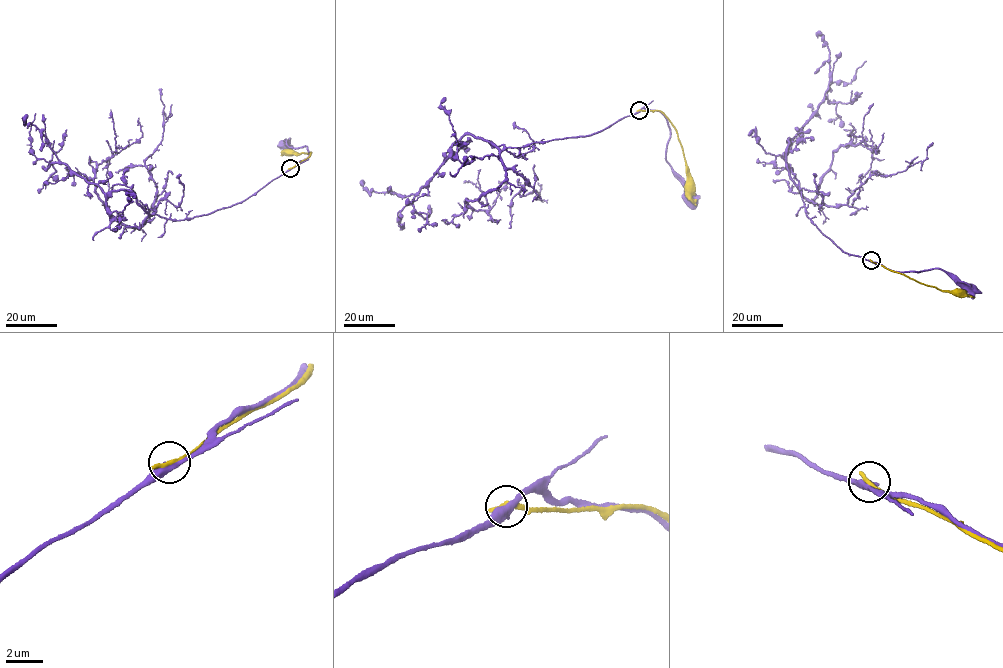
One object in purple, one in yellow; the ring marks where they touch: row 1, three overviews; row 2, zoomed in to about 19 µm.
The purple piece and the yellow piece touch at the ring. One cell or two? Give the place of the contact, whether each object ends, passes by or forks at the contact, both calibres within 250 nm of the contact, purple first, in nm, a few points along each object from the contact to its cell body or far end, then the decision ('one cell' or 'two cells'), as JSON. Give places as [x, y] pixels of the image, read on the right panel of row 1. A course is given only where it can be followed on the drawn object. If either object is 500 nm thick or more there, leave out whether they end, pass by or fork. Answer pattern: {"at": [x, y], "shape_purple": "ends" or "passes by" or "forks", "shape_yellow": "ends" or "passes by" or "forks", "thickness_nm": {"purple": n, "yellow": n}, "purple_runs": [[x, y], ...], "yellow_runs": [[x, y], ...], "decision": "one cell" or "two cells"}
{"at": [871, 260], "shape_purple": "passes by", "shape_yellow": "ends", "thickness_nm": {"purple": 440, "yellow": 300}, "purple_runs": [[871, 260], [896, 271], [941, 269], [970, 288]], "yellow_runs": [[871, 260], [920, 282], [959, 293]], "decision": "two cells"}

